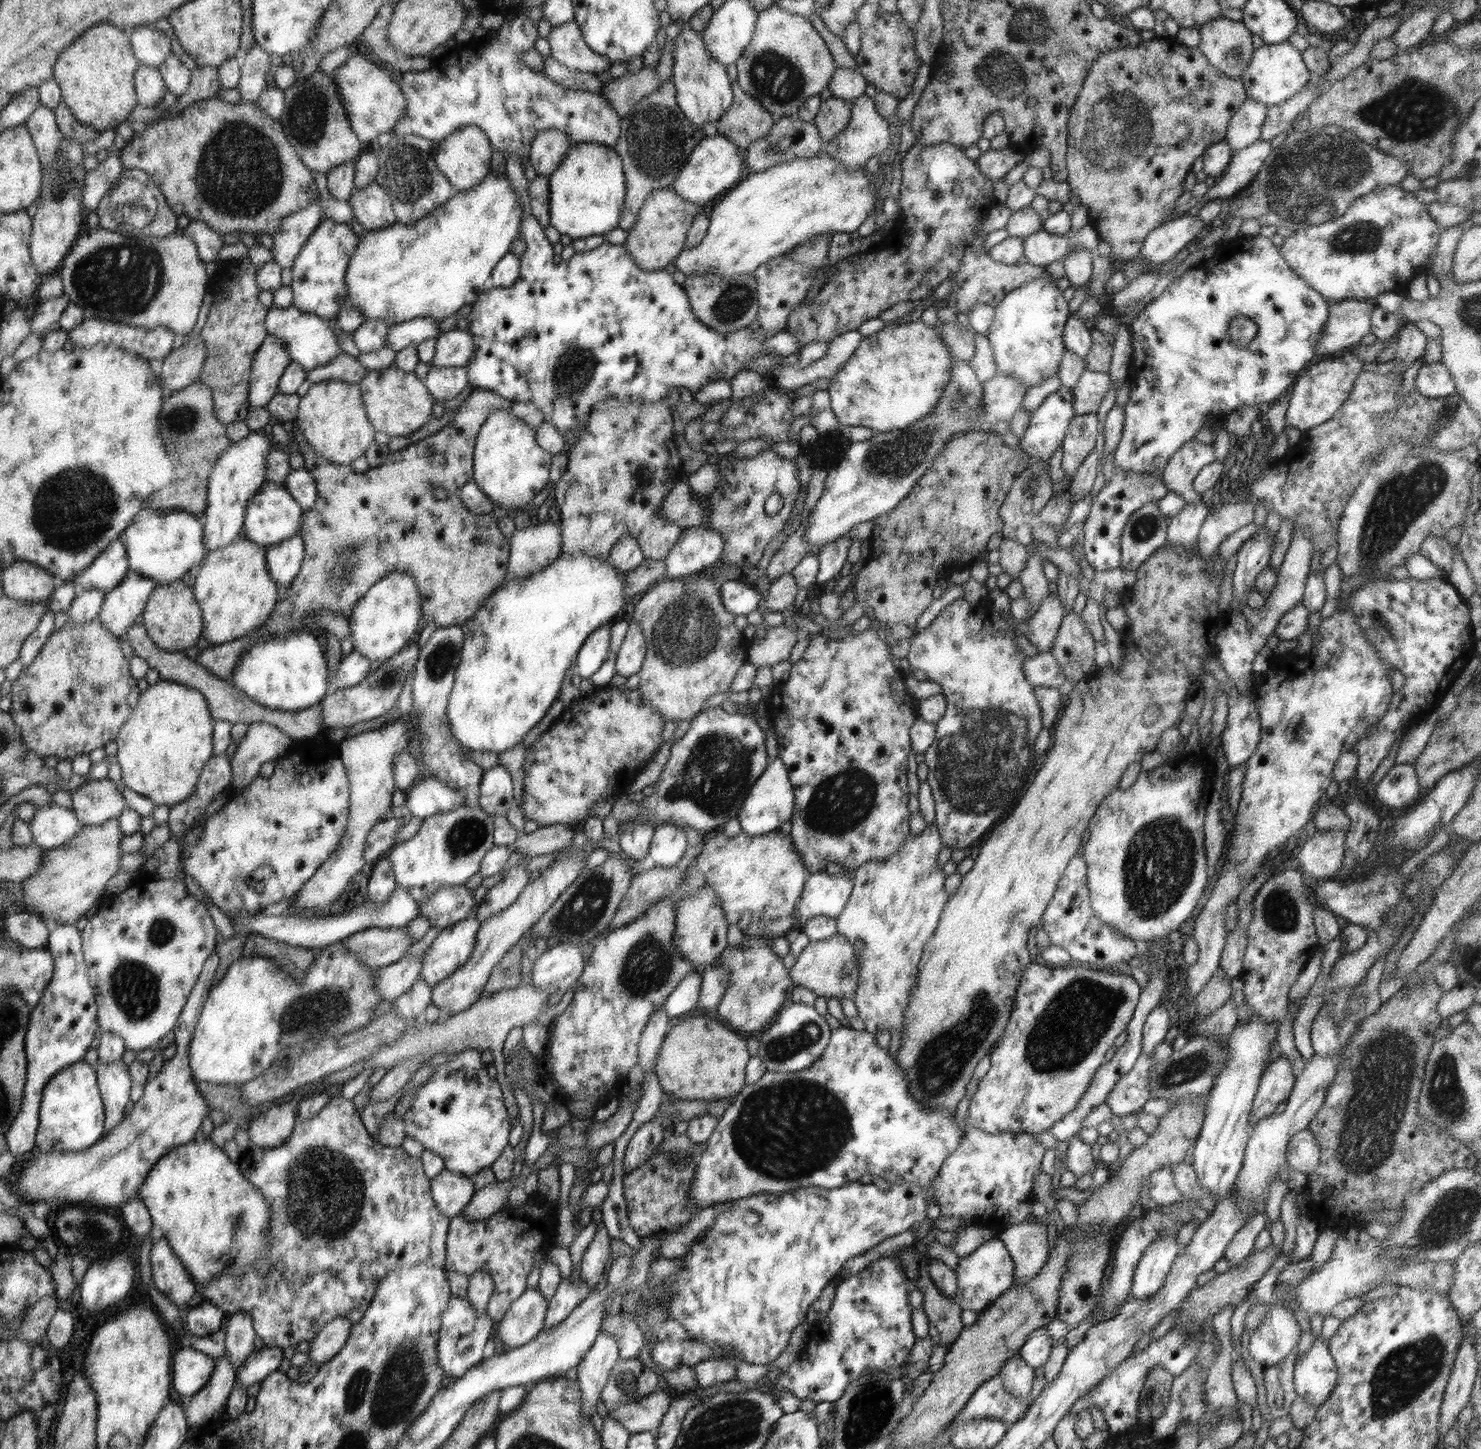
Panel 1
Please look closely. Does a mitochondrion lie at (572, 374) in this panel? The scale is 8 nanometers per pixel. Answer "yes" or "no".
yes

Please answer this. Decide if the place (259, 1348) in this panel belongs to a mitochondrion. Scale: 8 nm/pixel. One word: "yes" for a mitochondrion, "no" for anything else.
no

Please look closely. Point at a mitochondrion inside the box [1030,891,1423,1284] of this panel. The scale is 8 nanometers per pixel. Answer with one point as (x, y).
(1382, 1079)

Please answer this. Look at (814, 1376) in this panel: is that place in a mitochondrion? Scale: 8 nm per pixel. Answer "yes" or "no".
no

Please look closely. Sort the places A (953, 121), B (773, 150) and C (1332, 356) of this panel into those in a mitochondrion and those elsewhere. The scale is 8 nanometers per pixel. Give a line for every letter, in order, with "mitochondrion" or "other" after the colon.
A: other
B: mitochondrion
C: other

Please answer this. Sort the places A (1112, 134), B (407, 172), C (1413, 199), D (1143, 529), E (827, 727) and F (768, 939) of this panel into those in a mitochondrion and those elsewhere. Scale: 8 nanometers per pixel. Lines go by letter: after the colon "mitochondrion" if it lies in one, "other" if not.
A: mitochondrion
B: mitochondrion
C: other
D: mitochondrion
E: other
F: other

